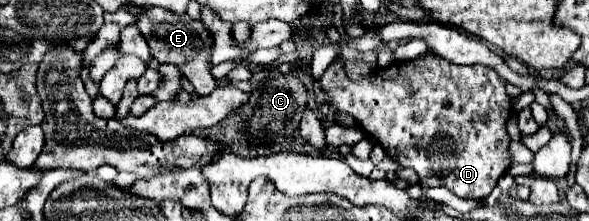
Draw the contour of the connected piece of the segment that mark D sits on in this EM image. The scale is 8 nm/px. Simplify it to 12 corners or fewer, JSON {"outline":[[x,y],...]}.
{"outline":[[484,65],[320,77],[388,157],[462,199],[510,167],[506,83]]}

